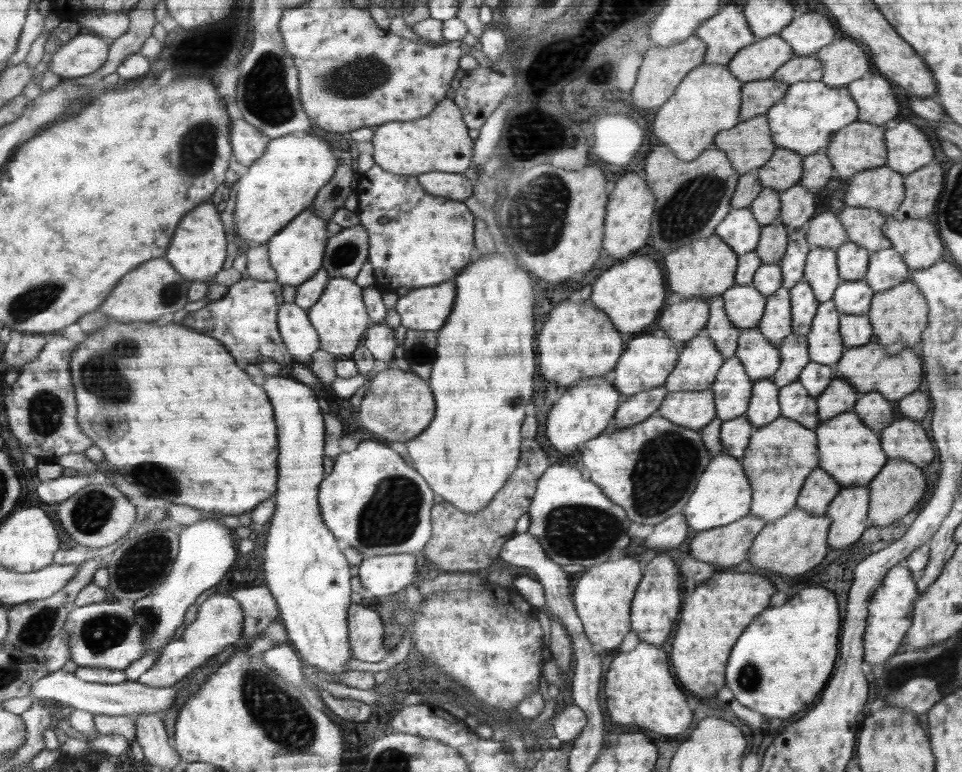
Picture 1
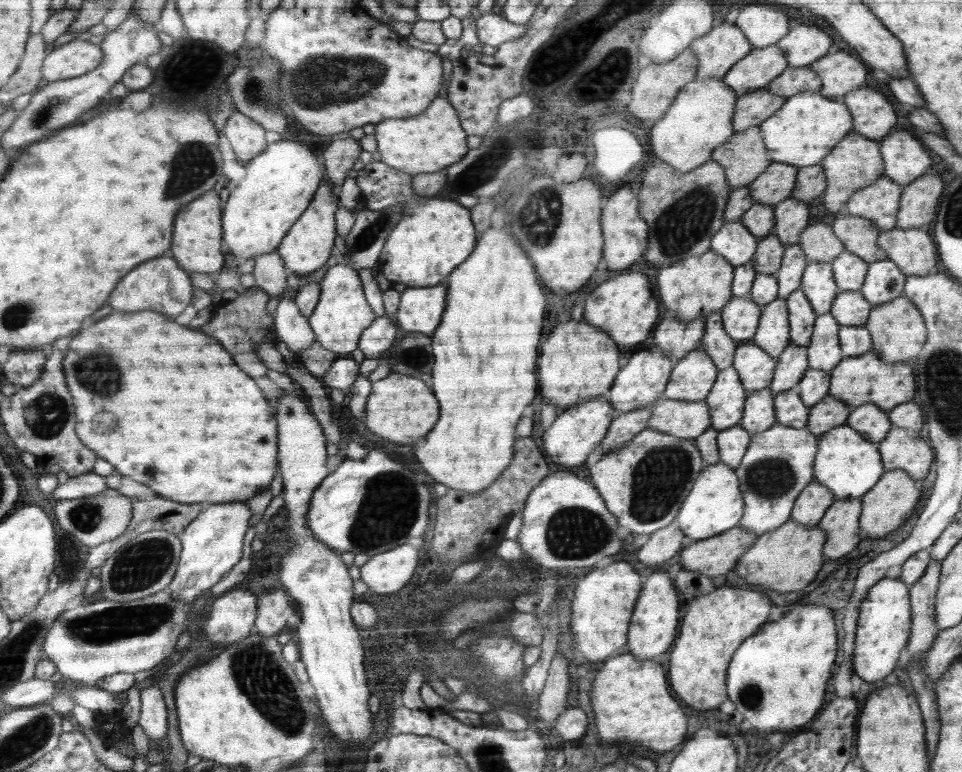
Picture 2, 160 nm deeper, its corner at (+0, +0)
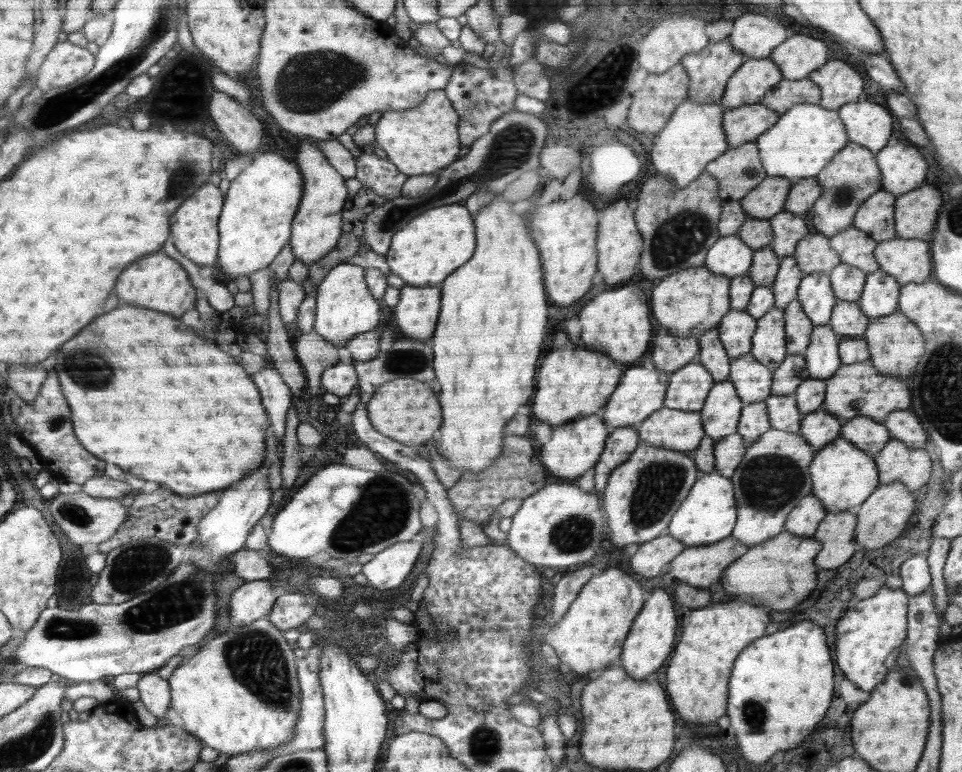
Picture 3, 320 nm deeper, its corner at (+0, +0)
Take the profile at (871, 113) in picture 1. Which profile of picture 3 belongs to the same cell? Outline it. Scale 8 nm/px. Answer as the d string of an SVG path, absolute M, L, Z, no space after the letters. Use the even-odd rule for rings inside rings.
M868 98L846 104L837 112L841 114L842 122L845 122L849 142L862 144L874 154L886 147L894 118L881 105Z

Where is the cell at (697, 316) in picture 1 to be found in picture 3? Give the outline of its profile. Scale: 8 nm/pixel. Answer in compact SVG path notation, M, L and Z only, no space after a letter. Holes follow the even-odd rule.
M663 330L655 339L654 348L651 349L649 357L655 368L672 374L695 360L700 354L700 350L698 337L680 338Z

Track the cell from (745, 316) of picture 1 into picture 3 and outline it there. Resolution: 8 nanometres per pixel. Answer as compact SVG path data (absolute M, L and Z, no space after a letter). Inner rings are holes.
M745 310L729 311L717 327L719 339L731 360L752 351L753 335L757 330L757 319Z

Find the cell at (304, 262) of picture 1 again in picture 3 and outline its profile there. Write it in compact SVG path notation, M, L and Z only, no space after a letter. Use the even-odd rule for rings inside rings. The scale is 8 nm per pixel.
M311 138L300 142L295 162L304 173L305 186L300 207L293 220L292 238L289 243L297 260L309 266L328 255L337 246L336 242L344 230L344 204L348 198L348 191L344 178L330 164L322 166L326 162L326 156Z

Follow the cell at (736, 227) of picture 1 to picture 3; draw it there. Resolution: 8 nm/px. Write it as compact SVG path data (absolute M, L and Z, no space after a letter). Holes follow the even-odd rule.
M738 235L721 236L709 248L705 267L714 274L723 274L731 279L749 272L753 256L754 250Z

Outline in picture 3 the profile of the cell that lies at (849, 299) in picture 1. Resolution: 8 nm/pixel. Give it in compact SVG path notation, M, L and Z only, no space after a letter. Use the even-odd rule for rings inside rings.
M838 300L833 308L829 325L842 336L863 336L869 325L869 318L862 312L856 300Z

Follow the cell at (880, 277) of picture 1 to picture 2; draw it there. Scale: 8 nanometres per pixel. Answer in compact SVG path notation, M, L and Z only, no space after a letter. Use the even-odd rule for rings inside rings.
M886 258L868 265L859 291L872 306L884 304L903 294L906 279L907 276L896 264Z

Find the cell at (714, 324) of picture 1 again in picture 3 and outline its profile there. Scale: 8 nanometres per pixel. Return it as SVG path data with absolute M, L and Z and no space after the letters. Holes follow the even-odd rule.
M713 328L713 330L706 331L698 339L701 350L696 359L699 364L709 370L715 382L728 379L732 360L720 342L718 329Z

